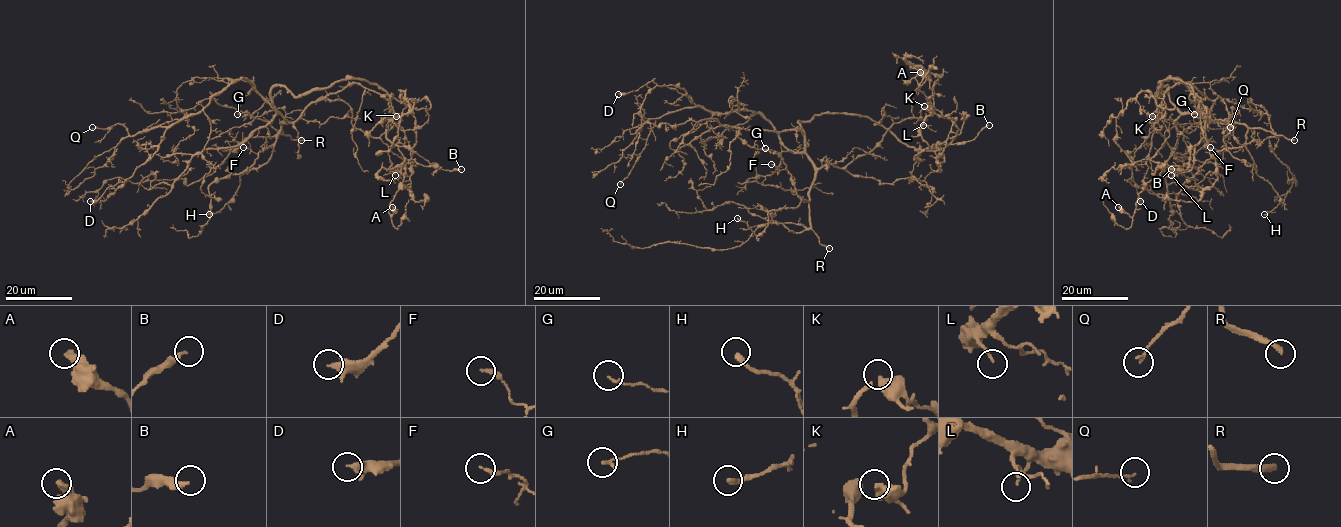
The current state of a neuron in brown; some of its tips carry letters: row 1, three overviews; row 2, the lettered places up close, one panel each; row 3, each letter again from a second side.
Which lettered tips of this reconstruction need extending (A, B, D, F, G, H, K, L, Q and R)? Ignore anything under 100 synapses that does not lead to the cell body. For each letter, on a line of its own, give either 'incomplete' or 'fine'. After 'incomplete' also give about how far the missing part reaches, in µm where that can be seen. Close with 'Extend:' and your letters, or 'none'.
A: fine
B: fine
D: fine
F: fine
G: fine
H: fine
K: fine
L: fine
Q: fine
R: incomplete; missing 60 µm
Extend: R

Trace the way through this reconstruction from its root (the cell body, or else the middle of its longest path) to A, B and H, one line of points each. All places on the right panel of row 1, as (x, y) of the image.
A: (1167, 86), (1159, 96), (1165, 80), (1187, 82), (1206, 111), (1193, 166), (1162, 165), (1131, 217), (1118, 207)
B: (1167, 86), (1159, 96), (1165, 80), (1187, 82), (1206, 111), (1205, 135), (1192, 147), (1189, 166), (1171, 169)
H: (1167, 86), (1168, 99), (1182, 112), (1246, 126), (1255, 172), (1281, 202), (1264, 214)

